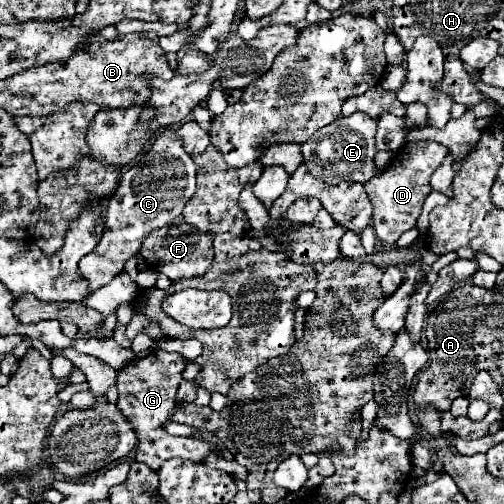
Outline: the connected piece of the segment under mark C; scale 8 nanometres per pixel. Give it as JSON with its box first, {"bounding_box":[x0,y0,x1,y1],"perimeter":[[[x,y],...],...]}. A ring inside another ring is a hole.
{"bounding_box":[79,129,197,291],"perimeter":[[[165,129],[165,133],[153,141],[143,159],[121,173],[119,187],[107,203],[103,237],[97,247],[79,261],[79,271],[89,281],[91,291],[107,285],[119,271],[123,271],[125,261],[139,251],[151,229],[171,225],[175,221],[195,193],[195,171],[197,167],[185,153],[177,131]]]}

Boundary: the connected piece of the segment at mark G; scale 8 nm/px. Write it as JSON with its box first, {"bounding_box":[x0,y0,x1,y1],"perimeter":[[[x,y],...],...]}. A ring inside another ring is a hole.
{"bounding_box":[117,349,211,471],"perimeter":[[[153,349],[147,357],[133,359],[131,363],[127,363],[117,377],[117,389],[119,389],[117,405],[121,413],[131,421],[139,437],[135,459],[149,465],[153,471],[157,471],[167,459],[173,457],[203,461],[211,451],[211,445],[207,441],[199,437],[175,437],[169,435],[163,427],[167,421],[171,421],[171,415],[177,409],[177,389],[179,389],[183,369],[185,363],[177,353]]]}

